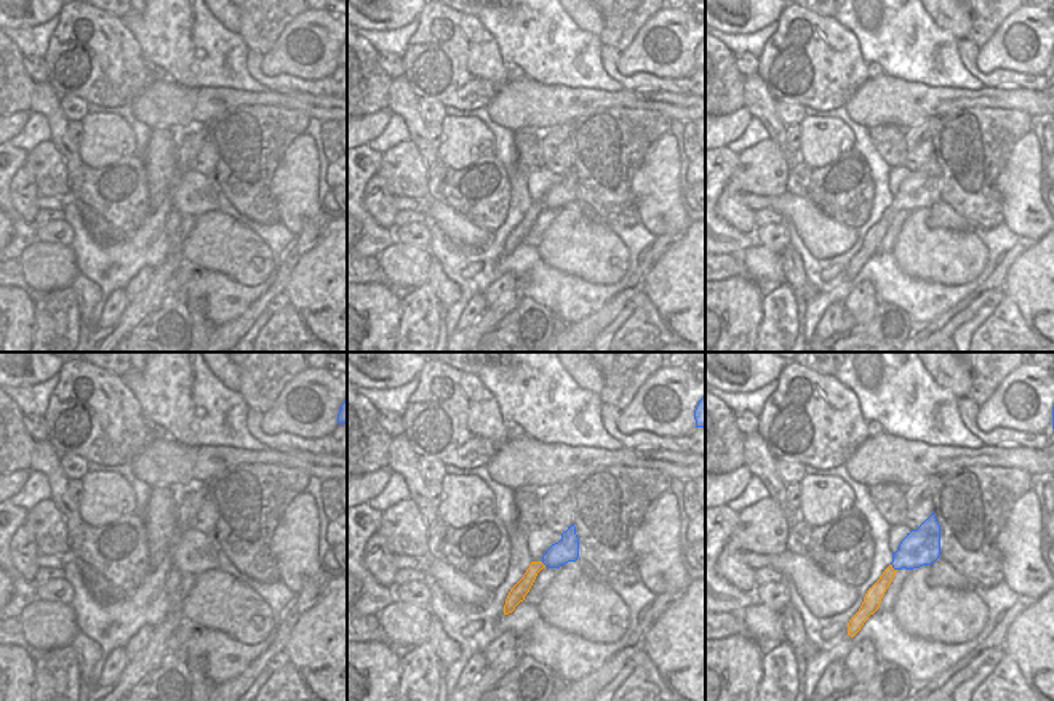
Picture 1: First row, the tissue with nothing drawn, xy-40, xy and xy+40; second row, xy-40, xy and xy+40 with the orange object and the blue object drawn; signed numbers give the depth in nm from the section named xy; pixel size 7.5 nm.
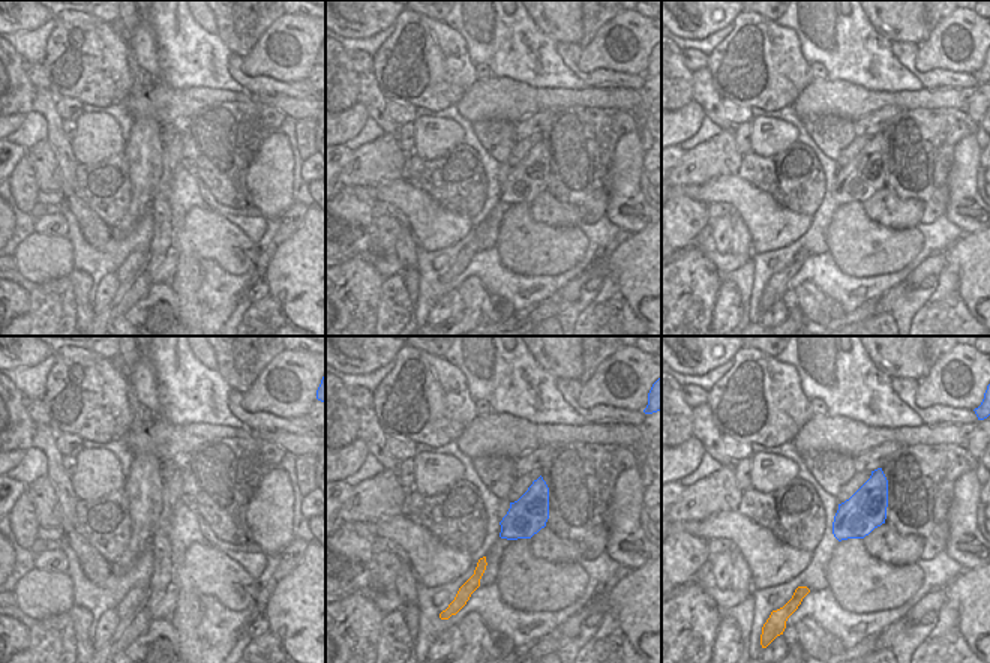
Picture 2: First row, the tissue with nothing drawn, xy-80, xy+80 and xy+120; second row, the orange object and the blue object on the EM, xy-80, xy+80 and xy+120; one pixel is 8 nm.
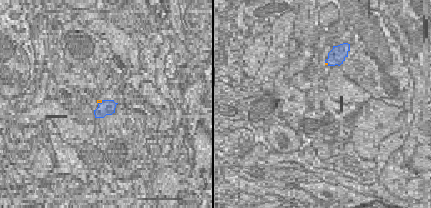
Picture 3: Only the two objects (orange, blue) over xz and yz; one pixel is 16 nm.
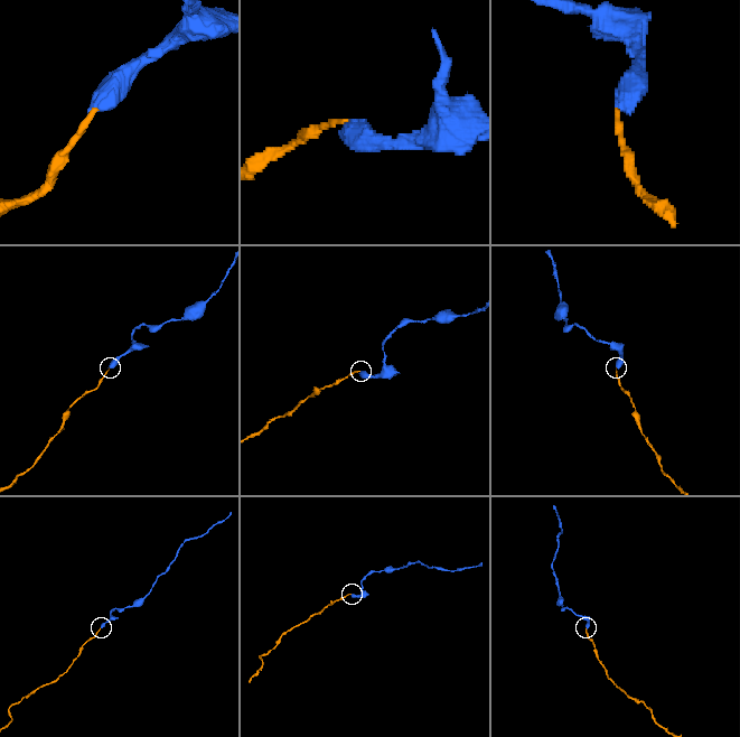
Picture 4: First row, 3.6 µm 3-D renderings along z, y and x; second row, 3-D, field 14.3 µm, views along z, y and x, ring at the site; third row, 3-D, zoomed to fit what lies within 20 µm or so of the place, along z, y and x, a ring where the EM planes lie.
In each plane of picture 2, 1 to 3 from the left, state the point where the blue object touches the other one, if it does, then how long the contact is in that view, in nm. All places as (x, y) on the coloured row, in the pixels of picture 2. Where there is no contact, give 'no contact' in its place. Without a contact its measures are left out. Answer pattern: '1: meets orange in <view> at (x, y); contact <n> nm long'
1: no contact
2: no contact
3: no contact

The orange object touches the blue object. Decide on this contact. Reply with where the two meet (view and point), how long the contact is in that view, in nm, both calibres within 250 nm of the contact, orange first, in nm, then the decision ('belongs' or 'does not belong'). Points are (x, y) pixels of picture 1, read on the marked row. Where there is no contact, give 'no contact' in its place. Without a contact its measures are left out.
contact xy+40 (891, 567); length 70 nm; calibres 120 and 280 nm; belongs

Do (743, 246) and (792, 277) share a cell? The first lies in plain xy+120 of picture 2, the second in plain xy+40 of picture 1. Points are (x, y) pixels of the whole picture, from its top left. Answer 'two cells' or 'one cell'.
one cell

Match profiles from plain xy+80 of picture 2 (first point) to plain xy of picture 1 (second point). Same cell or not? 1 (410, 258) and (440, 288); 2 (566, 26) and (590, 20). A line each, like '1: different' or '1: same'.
1: same
2: same

